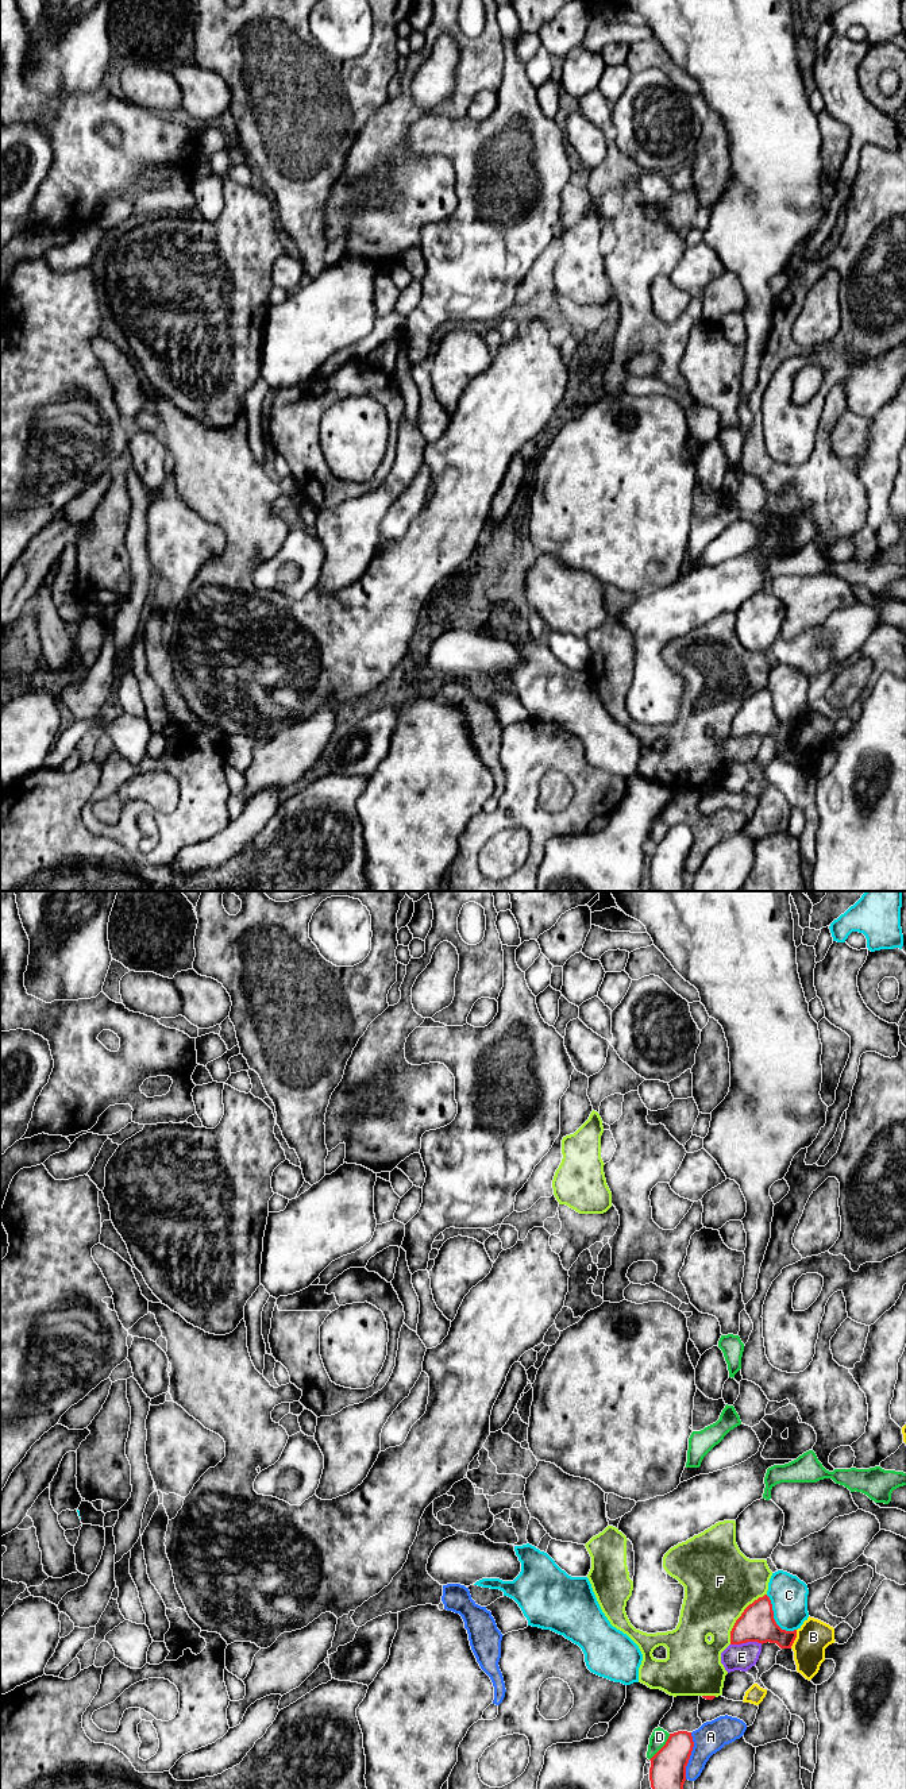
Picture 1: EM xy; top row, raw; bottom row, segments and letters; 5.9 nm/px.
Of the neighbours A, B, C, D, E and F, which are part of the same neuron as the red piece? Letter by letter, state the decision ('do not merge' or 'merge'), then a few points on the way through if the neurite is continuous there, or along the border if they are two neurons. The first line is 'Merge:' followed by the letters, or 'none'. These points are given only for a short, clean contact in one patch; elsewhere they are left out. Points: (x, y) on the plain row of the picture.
Merge: none
A: do not merge
B: do not merge
C: do not merge
D: do not merge
E: do not merge
F: do not merge

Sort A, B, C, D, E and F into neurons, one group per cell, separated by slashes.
A / B / C / D / E / F

